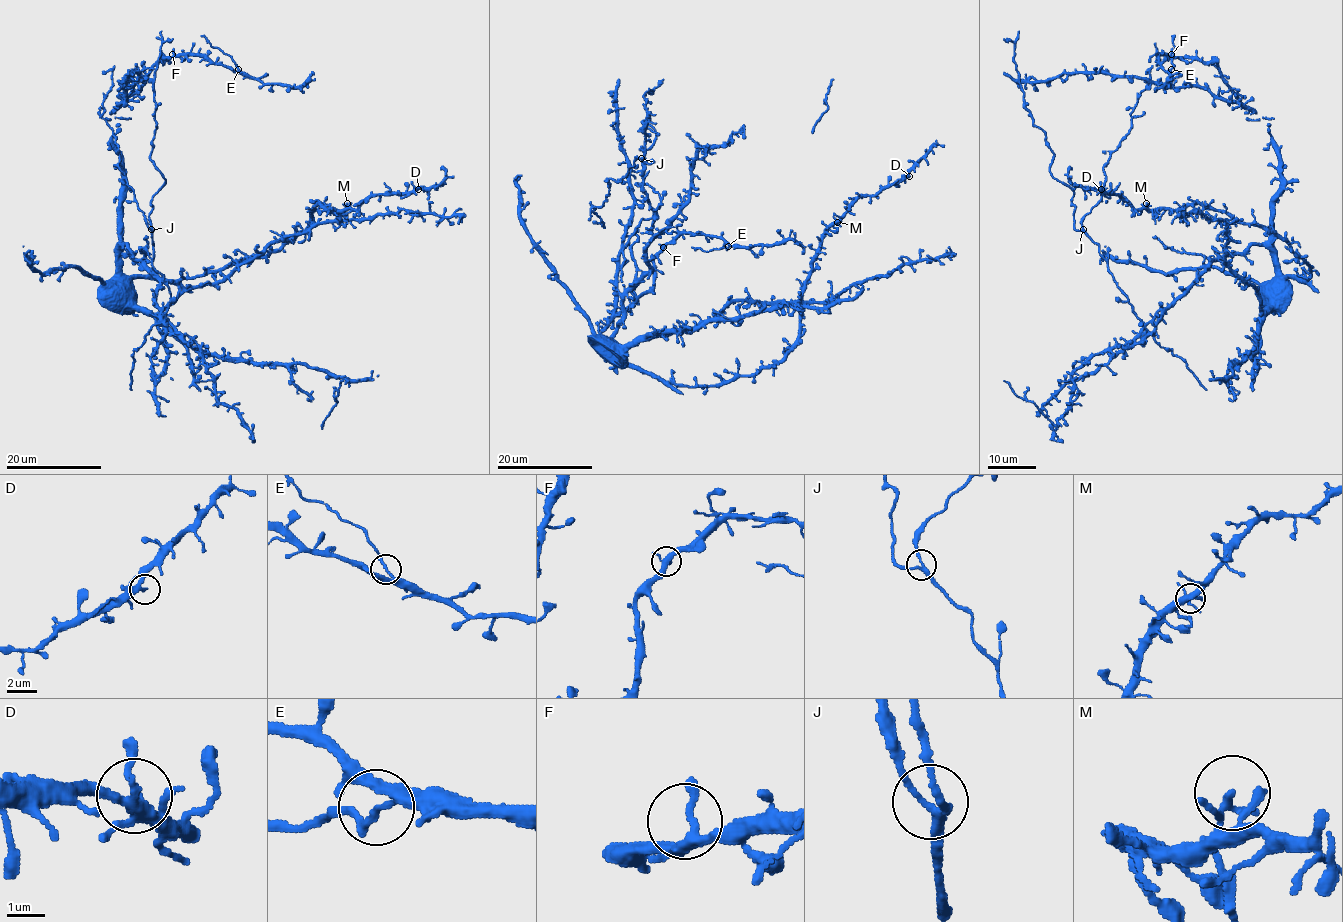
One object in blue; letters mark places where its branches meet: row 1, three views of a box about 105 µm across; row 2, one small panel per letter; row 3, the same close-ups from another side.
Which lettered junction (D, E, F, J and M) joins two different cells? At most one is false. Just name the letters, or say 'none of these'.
E

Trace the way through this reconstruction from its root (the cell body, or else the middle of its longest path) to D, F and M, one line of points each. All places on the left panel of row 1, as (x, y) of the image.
D: (121, 250), (127, 276), (207, 275), (279, 251), (309, 225), (319, 203), (356, 209), (369, 196), (418, 189)
F: (121, 250), (123, 164), (113, 141), (117, 117), (111, 113), (163, 57), (172, 54)
M: (121, 250), (127, 276), (207, 275), (279, 251), (309, 225), (319, 203), (338, 210), (347, 203)

